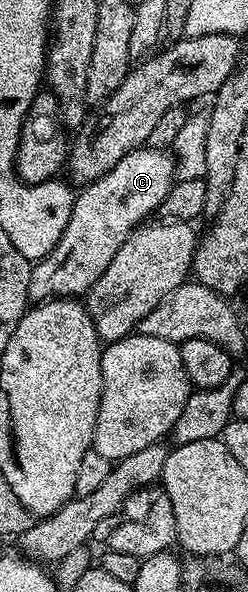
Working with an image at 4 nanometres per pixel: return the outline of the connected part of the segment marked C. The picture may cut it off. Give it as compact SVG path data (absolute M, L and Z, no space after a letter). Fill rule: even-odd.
M144 145L136 151L131 151L125 157L121 157L121 161L117 161L117 165L113 165L113 169L109 169L109 173L86 184L76 194L71 220L69 225L65 225L65 233L61 233L61 241L44 259L38 260L32 266L28 300L46 301L56 297L86 296L87 292L91 290L91 286L101 277L101 273L105 273L105 269L109 269L109 261L113 261L113 257L117 257L117 249L121 249L121 245L125 245L131 232L144 220L151 217L146 217L146 215L151 215L154 211L156 214L162 208L165 197L177 179L175 165L176 160L167 151L155 151Z

